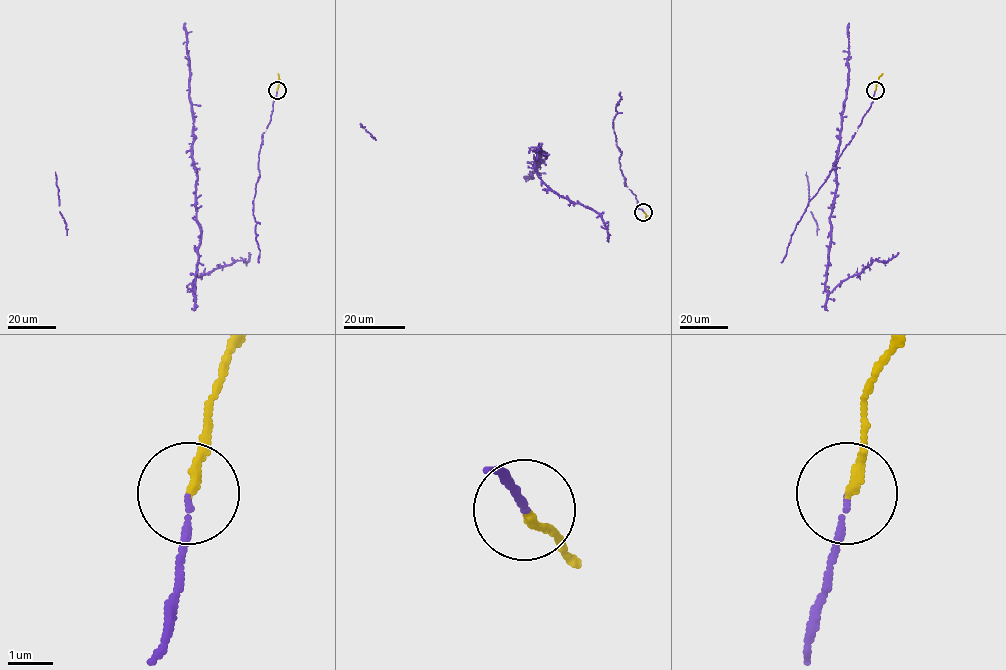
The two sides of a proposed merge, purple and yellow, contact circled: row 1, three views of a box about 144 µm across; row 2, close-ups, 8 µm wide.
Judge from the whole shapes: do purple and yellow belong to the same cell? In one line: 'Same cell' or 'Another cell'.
Same cell

